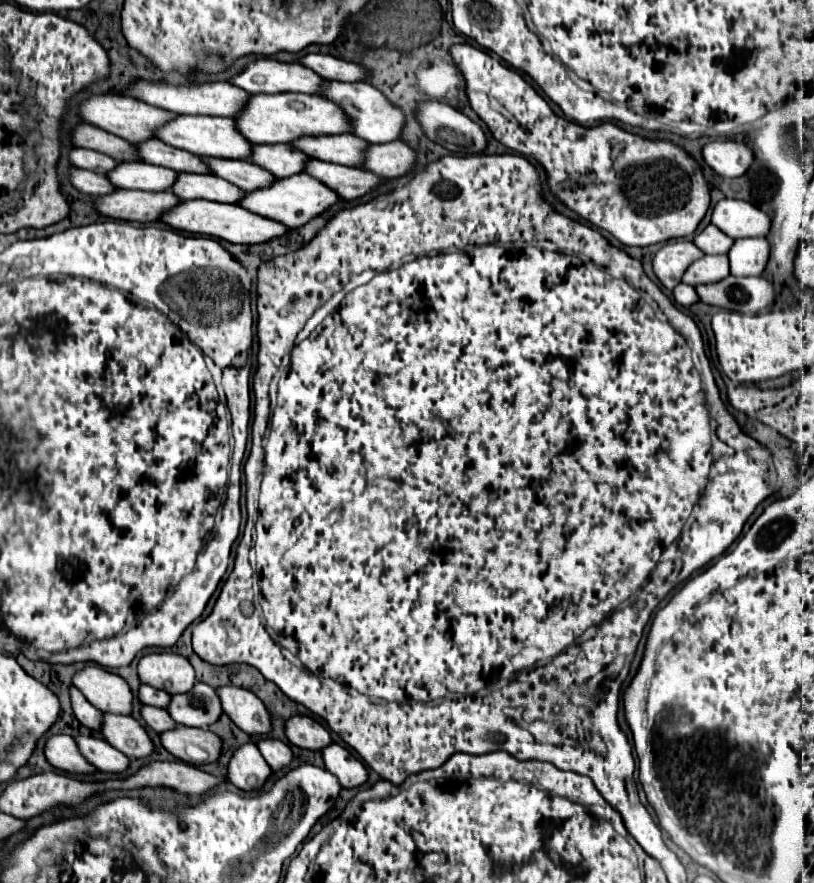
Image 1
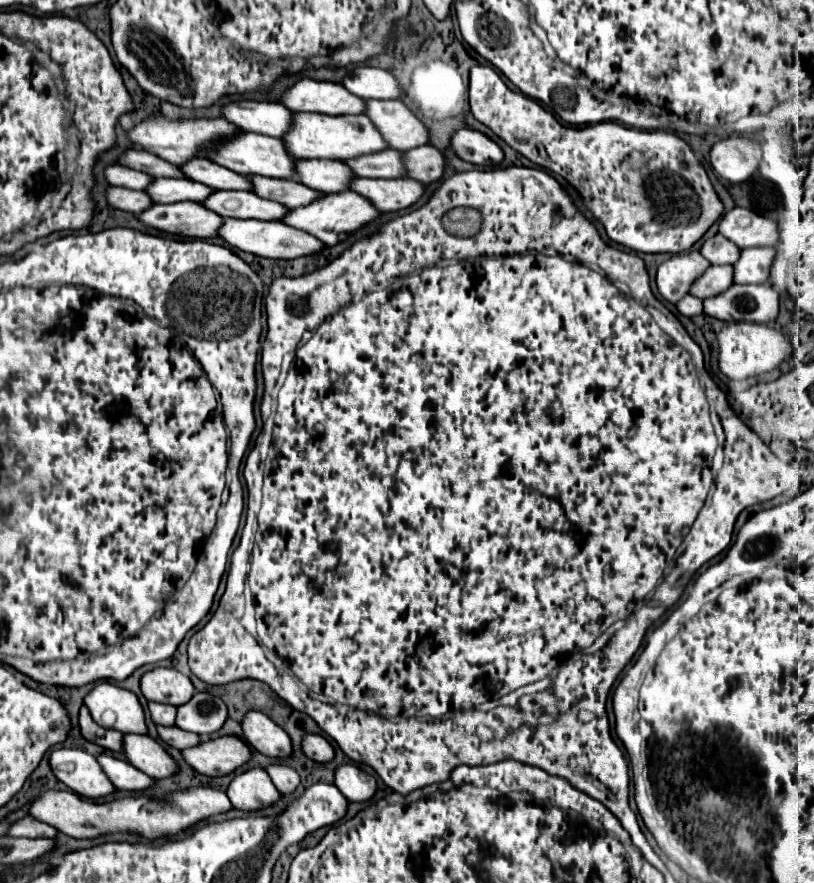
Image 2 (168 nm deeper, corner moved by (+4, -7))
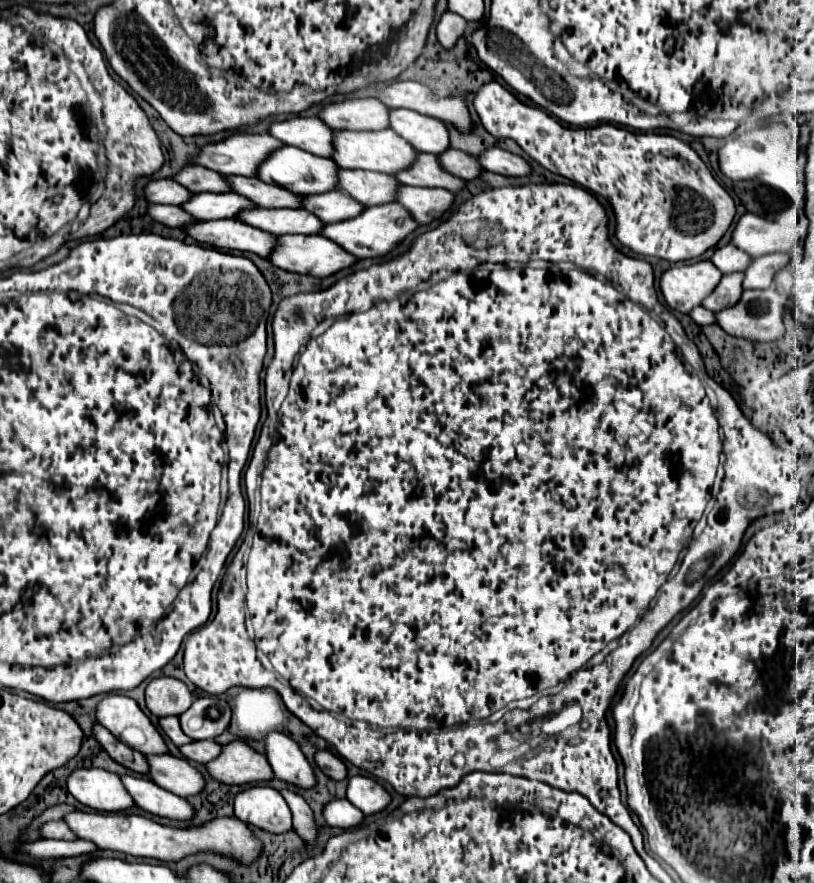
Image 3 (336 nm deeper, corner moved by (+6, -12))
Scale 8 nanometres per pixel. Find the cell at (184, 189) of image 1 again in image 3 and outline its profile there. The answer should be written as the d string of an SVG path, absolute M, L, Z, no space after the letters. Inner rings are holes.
M244 208L236 216L238 220L262 228L274 236L280 234L318 234L318 224L322 224L314 214L302 208Z

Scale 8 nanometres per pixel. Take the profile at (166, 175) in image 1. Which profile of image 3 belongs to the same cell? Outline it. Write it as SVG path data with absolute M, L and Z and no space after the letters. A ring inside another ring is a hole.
M198 192L192 194L180 208L198 220L216 220L216 218L234 218L238 210L252 208L250 200L242 200L242 196L234 196L234 192Z

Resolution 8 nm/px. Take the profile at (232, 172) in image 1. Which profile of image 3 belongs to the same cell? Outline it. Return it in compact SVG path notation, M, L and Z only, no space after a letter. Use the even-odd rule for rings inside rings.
M322 192L322 194L308 194L300 200L302 208L312 212L322 222L326 220L346 220L346 216L354 216L358 208L364 208L350 196L342 196L342 192Z

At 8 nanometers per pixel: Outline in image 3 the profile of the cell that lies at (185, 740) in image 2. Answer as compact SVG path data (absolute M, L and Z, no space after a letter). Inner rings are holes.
M198 740L198 742L190 742L180 746L180 752L184 758L206 764L210 760L214 760L218 756L218 750L222 750L220 744L216 744L214 740Z

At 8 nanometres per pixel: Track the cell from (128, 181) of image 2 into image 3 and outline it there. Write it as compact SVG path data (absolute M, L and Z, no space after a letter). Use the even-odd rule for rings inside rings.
M150 180L144 186L144 196L148 202L152 204L182 204L182 200L186 200L186 196L190 196L190 192L178 184L174 184L172 180Z

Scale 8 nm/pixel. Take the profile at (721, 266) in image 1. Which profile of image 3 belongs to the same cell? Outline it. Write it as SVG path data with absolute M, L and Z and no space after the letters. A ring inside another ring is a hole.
M742 272L724 274L722 280L718 282L718 286L714 288L714 292L704 298L702 306L712 312L718 312L722 308L734 306L738 302L740 294L742 294Z

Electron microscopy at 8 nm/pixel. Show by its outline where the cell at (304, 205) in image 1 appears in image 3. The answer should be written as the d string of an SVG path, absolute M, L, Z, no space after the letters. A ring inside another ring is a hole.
M378 204L378 206L366 206L358 216L342 220L342 222L332 222L324 224L320 228L320 234L326 236L328 240L336 242L342 246L346 252L350 252L356 258L378 258L390 252L398 242L402 242L410 232L414 232L418 224L410 220L410 214L400 206L400 204Z

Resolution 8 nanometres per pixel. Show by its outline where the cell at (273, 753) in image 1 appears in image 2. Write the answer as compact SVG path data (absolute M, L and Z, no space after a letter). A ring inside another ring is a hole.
M270 765L266 771L282 795L292 795L300 785L298 773L286 765Z

